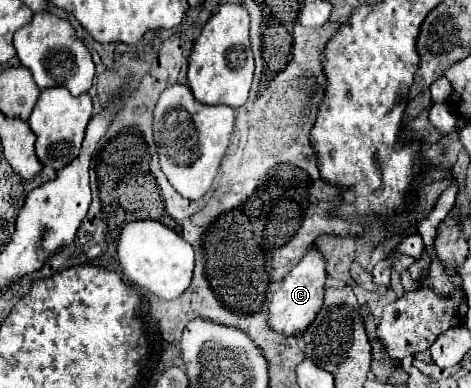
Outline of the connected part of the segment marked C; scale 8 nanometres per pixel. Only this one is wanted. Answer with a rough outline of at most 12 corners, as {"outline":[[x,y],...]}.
{"outline":[[306,248],[266,296],[270,326],[304,332],[323,307],[326,258]]}

